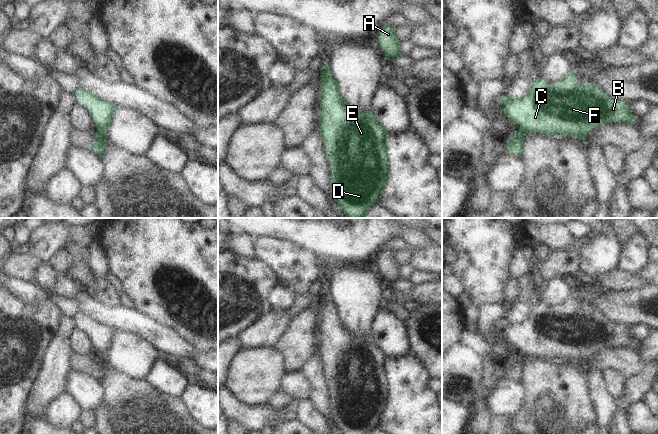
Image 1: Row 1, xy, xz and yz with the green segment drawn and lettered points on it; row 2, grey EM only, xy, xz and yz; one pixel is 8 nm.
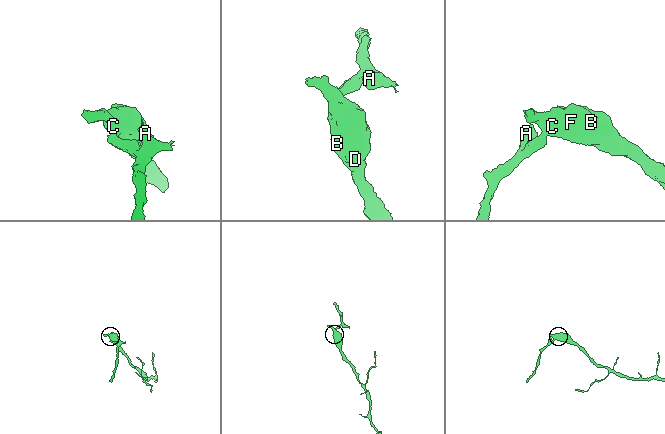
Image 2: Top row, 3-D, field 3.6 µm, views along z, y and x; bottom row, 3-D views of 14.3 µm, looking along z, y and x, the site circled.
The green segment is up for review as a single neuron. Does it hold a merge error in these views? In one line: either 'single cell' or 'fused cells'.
fused cells

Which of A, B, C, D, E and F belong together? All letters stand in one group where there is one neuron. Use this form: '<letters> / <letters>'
A / B C D E F

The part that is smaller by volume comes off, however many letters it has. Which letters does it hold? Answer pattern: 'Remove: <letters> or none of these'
Remove: A

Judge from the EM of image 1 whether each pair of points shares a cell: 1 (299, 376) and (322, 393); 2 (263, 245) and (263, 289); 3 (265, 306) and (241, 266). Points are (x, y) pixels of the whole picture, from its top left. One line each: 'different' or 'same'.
1: different
2: different
3: same

